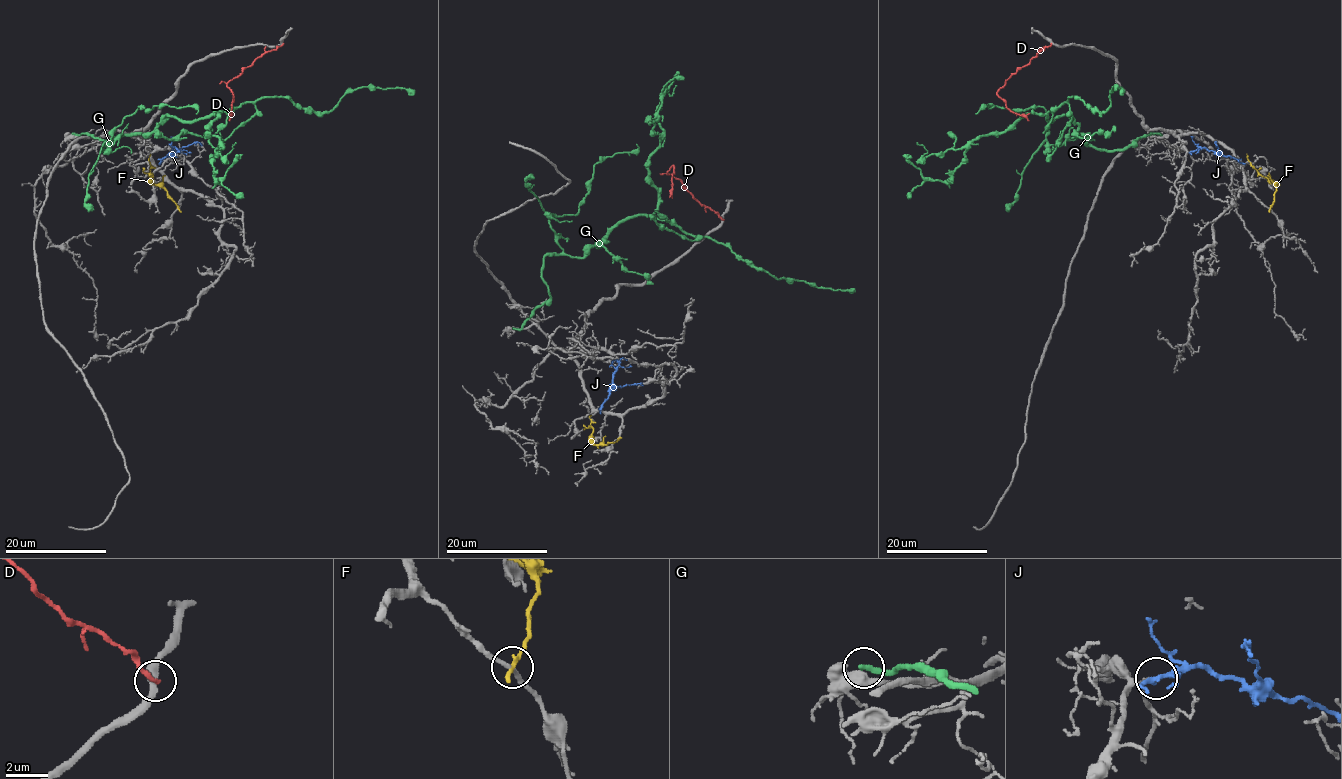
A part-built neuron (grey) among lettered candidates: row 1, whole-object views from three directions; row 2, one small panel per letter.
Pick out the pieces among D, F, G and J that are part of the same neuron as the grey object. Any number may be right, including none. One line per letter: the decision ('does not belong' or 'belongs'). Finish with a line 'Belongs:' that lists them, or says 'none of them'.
D: does not belong
F: does not belong
G: does not belong
J: does not belong
Belongs: none of them

